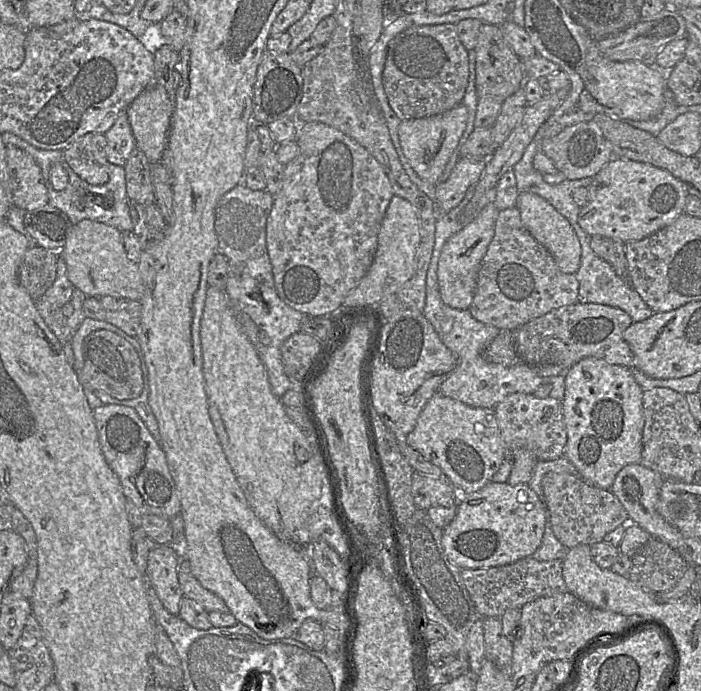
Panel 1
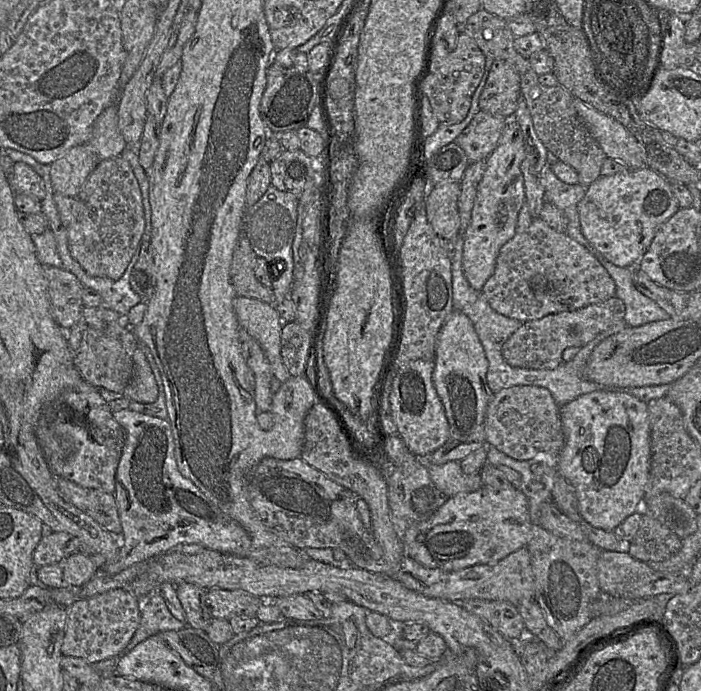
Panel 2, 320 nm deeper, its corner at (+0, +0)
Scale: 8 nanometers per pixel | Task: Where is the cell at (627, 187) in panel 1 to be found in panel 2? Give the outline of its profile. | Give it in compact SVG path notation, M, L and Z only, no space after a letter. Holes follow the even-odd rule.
M647 167L628 169L611 176L600 176L586 187L585 196L577 207L581 231L589 244L607 261L623 268L637 268L657 228L680 209L673 195L670 181Z

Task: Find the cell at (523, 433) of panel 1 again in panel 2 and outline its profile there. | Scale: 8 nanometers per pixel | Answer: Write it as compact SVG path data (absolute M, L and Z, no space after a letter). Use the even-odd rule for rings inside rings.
M514 386L495 393L486 409L484 432L486 443L518 461L530 460L539 452L560 453L564 446L560 407L543 387Z

